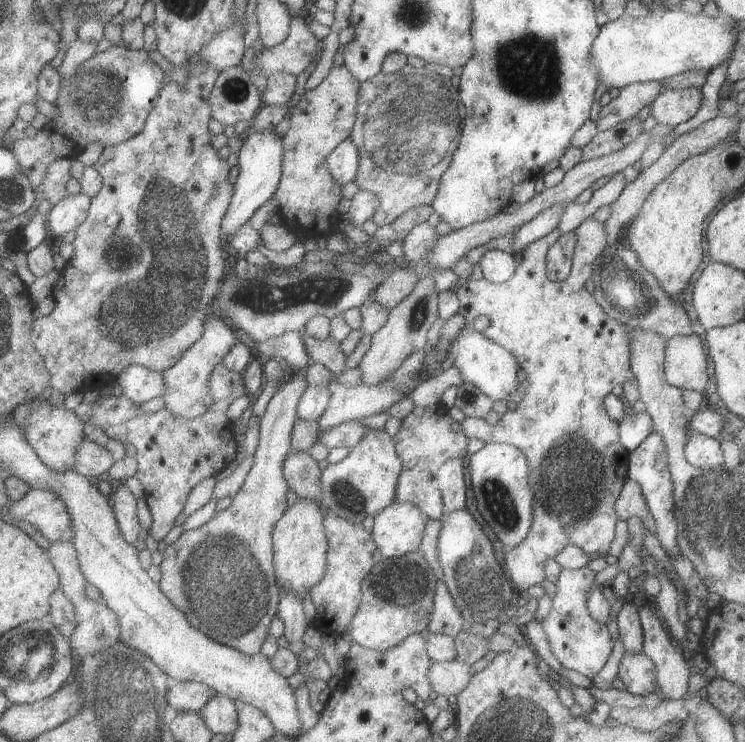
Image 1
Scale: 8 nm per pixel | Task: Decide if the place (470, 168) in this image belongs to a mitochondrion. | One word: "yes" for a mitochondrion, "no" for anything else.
no

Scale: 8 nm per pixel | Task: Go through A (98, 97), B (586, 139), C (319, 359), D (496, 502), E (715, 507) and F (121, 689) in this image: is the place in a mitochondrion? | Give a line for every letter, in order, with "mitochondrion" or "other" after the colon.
A: mitochondrion
B: other
C: other
D: mitochondrion
E: mitochondrion
F: mitochondrion

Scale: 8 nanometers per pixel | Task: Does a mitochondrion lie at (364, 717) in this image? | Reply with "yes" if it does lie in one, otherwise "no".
no

